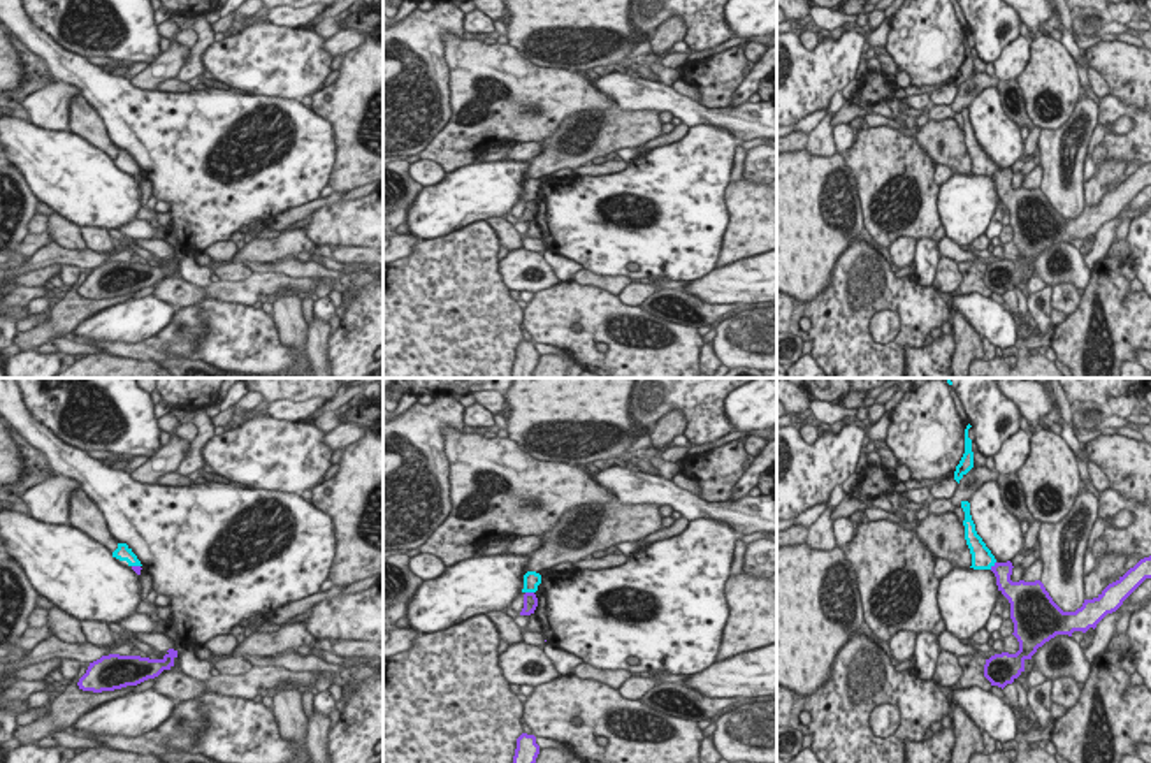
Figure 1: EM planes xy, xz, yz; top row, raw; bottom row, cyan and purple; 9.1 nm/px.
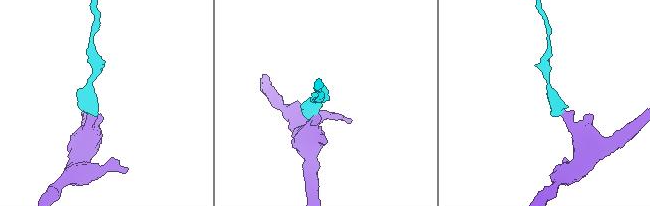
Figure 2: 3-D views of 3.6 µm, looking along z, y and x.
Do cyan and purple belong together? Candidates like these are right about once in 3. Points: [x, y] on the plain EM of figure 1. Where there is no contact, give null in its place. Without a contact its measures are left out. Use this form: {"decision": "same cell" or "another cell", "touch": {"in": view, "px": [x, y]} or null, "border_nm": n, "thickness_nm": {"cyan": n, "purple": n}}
{"decision": "another cell", "touch": {"in": "yz", "px": [993, 171]}, "border_nm": 100, "thickness_nm": {"cyan": 190, "purple": 160}}

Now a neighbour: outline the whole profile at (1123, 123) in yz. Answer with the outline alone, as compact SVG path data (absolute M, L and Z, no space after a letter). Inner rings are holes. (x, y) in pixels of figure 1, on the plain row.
M1126 114L1119 116L1111 125L1097 123L1095 130L1091 132L1091 139L1088 142L1088 153L1091 155L1095 146L1104 141L1105 134L1128 134L1135 127L1133 120Z

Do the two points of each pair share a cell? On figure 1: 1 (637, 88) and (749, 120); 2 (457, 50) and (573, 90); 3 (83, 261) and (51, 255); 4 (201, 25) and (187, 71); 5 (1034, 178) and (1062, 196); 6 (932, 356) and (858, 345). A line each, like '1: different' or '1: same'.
1: same
2: same
3: same
4: same
5: different
6: different

